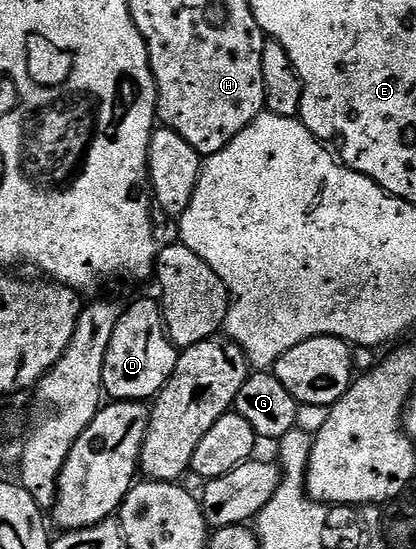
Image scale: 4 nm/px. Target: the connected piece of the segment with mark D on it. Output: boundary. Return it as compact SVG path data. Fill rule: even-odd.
M136 302L114 324L102 368L103 393L118 402L155 399L166 380L170 380L177 357L178 347L165 330L161 307L157 303Z

